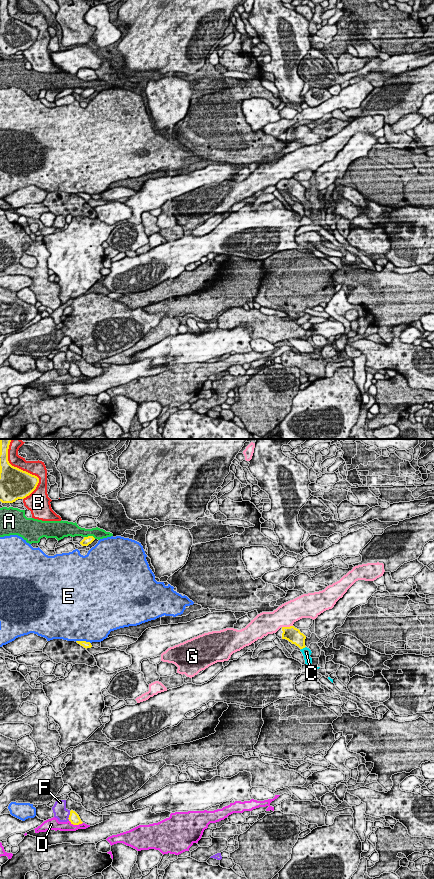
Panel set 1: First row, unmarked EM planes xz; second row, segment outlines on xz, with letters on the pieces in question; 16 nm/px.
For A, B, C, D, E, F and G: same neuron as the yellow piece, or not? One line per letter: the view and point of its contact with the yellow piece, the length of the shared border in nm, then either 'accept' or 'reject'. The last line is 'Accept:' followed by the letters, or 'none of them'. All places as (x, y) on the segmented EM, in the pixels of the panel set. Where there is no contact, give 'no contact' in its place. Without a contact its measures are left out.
A: contact xz (90, 536); length 190 nm; reject
B: contact xz (22, 470); length 1000 nm; reject
C: contact xz (303, 647); length 100 nm; accept
D: contact xz (76, 824); length 220 nm; reject
E: contact xz (83, 641); length 260 nm; reject
F: contact xz (69, 816); length 160 nm; reject
G: contact xz (287, 627); length 180 nm; reject
Accept: C

